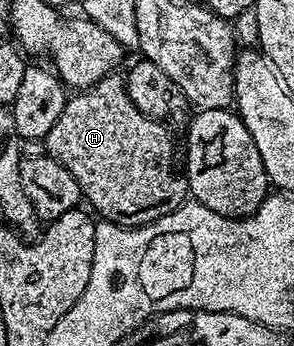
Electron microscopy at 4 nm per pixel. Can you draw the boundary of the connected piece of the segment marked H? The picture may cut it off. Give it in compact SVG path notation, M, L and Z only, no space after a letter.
M115 73L67 98L64 113L46 135L44 151L76 177L83 200L90 202L105 222L145 227L188 199L185 178L174 172L174 143L169 130L165 122L136 109L128 97L125 78Z

